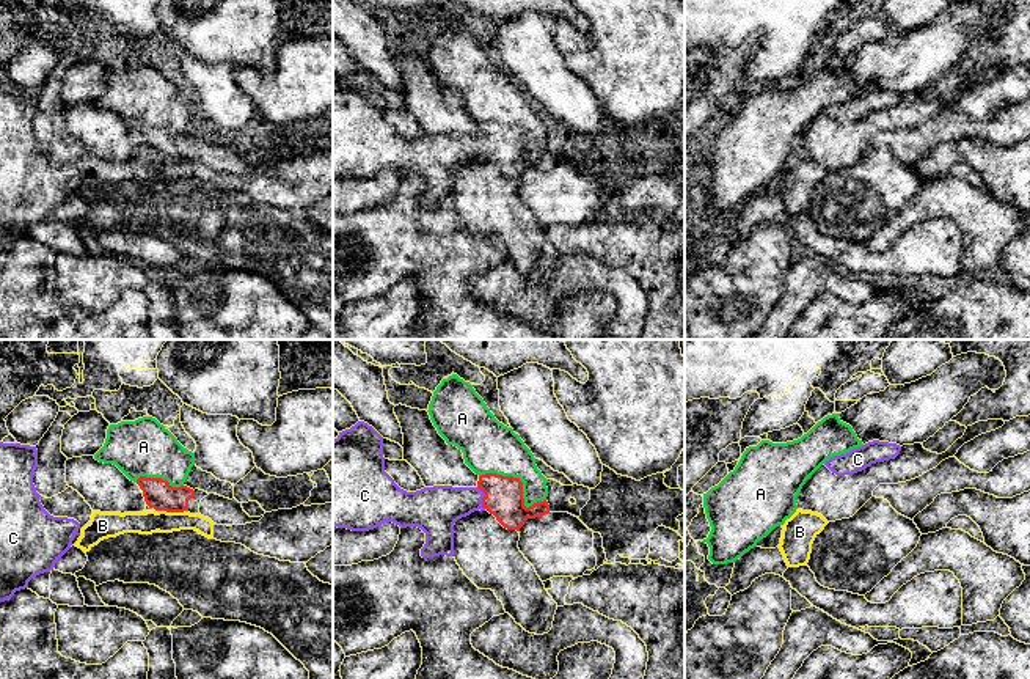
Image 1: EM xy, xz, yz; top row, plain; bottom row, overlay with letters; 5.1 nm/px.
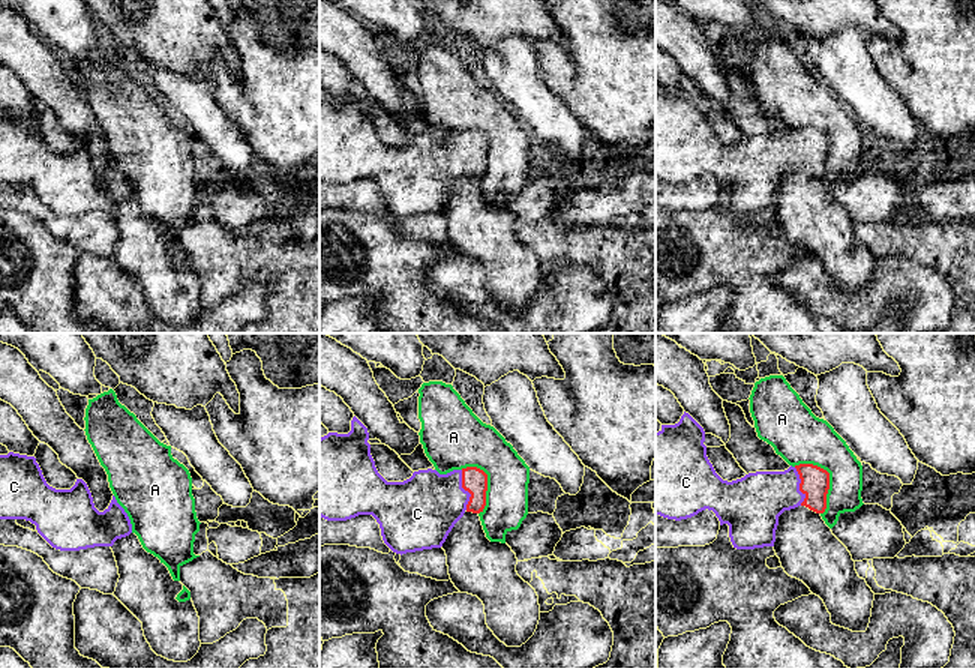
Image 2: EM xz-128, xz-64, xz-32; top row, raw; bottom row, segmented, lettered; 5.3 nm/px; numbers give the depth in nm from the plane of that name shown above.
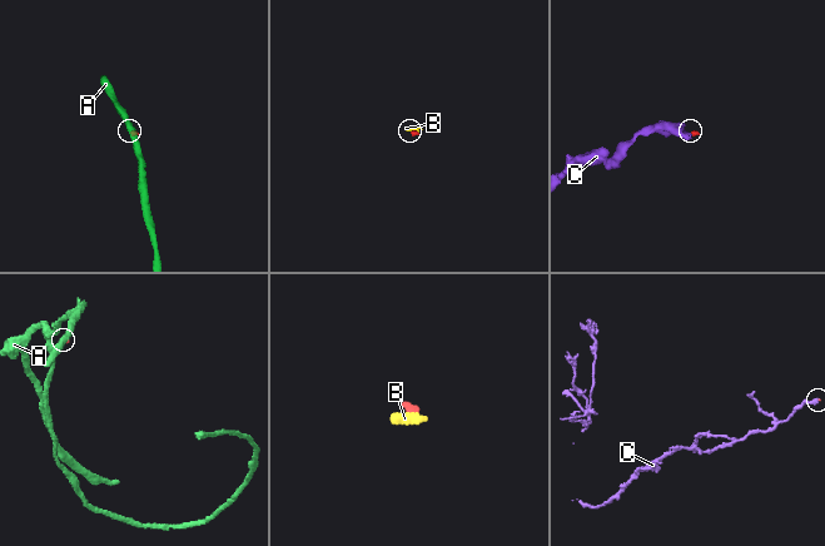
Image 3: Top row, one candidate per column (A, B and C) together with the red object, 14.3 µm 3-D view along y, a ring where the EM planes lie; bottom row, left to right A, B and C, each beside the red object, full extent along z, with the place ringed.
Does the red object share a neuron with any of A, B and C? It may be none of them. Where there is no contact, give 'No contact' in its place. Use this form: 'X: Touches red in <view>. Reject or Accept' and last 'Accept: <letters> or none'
A: Touches red in xz. Reject
B: Touches red in xy. Reject
C: Touches red in xz. Accept
Accept: C

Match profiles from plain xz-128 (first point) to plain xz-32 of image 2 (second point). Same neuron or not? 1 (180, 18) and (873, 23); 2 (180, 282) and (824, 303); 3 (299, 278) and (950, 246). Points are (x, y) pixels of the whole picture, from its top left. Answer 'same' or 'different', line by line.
1: same
2: different
3: same

